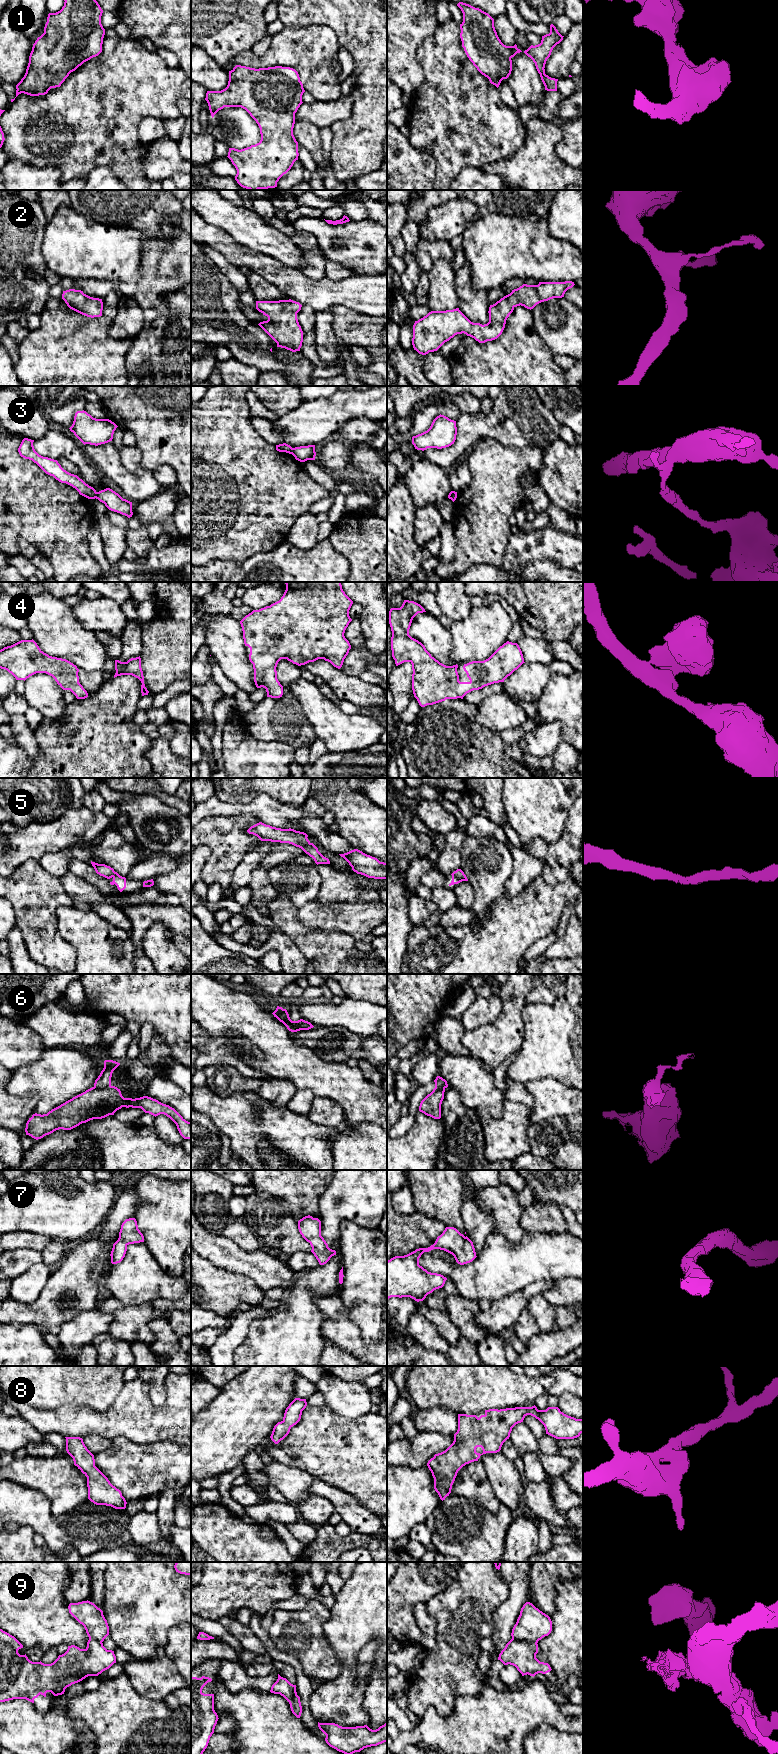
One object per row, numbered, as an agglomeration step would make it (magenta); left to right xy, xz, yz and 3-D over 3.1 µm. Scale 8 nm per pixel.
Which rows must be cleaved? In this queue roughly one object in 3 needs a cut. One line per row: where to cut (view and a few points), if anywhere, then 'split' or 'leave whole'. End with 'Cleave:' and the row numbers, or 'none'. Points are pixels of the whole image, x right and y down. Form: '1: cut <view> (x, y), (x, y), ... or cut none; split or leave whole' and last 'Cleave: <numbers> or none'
1: cut none; leave whole
2: cut none; leave whole
3: cut xy (97, 492), (95, 497); split
4: cut none; leave whole
5: cut none; leave whole
6: cut xy (110, 1085), (104, 1088), (94, 1087); split
7: cut none; leave whole
8: cut none; leave whole
9: cut yz (512, 1637), (536, 1643); split
Cleave: 3, 6, 9

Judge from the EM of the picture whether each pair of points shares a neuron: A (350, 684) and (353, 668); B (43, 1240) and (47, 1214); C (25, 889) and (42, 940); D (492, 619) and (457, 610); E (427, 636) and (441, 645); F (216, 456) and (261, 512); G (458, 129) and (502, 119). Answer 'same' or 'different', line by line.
A: different
B: different
C: same
D: different
E: same
F: same
G: same

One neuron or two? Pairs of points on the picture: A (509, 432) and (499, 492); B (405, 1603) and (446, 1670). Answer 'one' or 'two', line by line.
A: two
B: two

